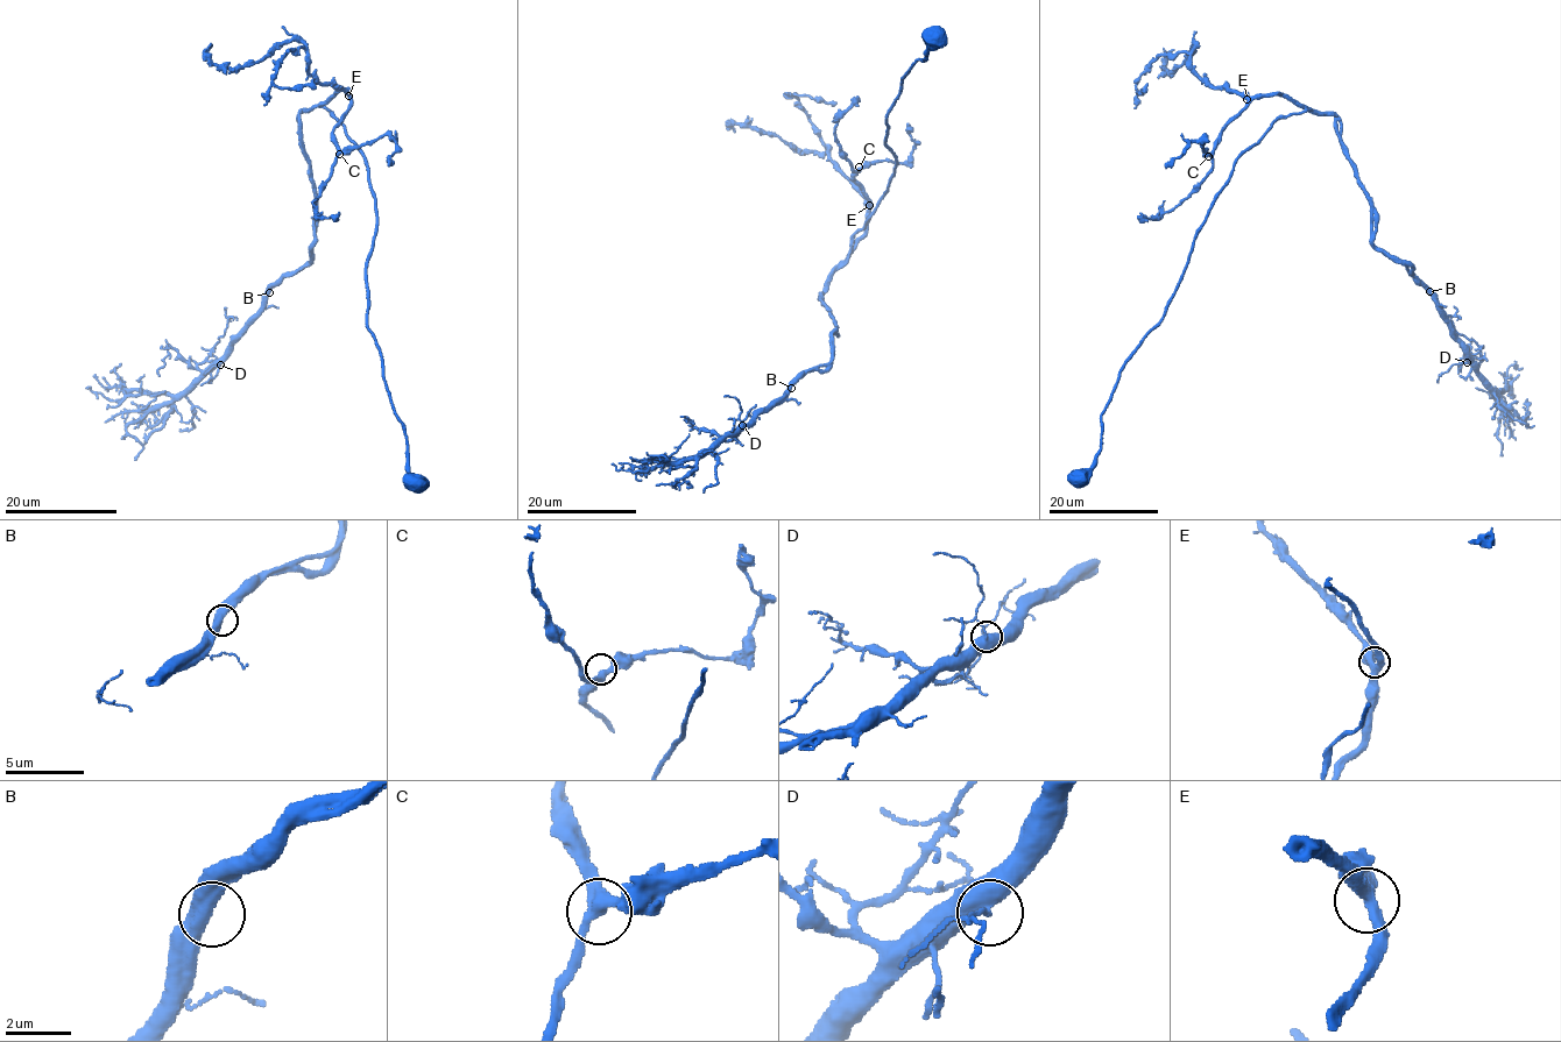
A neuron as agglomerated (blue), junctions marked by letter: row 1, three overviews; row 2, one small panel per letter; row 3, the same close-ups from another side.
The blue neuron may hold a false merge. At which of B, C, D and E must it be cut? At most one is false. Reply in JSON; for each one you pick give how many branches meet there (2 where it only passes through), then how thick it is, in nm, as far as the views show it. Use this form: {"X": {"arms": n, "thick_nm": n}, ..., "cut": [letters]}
{"cut": []}

